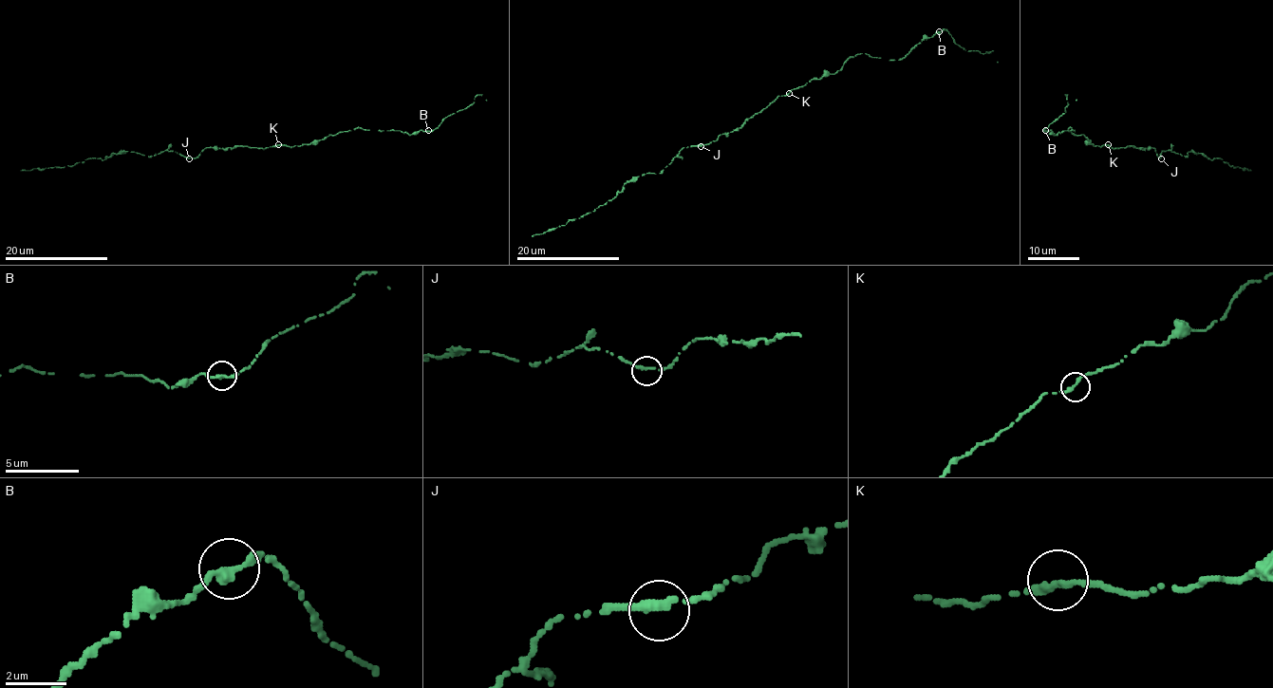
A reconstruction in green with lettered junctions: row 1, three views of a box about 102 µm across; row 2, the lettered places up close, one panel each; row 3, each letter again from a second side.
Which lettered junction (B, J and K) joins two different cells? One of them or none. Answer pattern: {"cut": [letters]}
{"cut": []}

